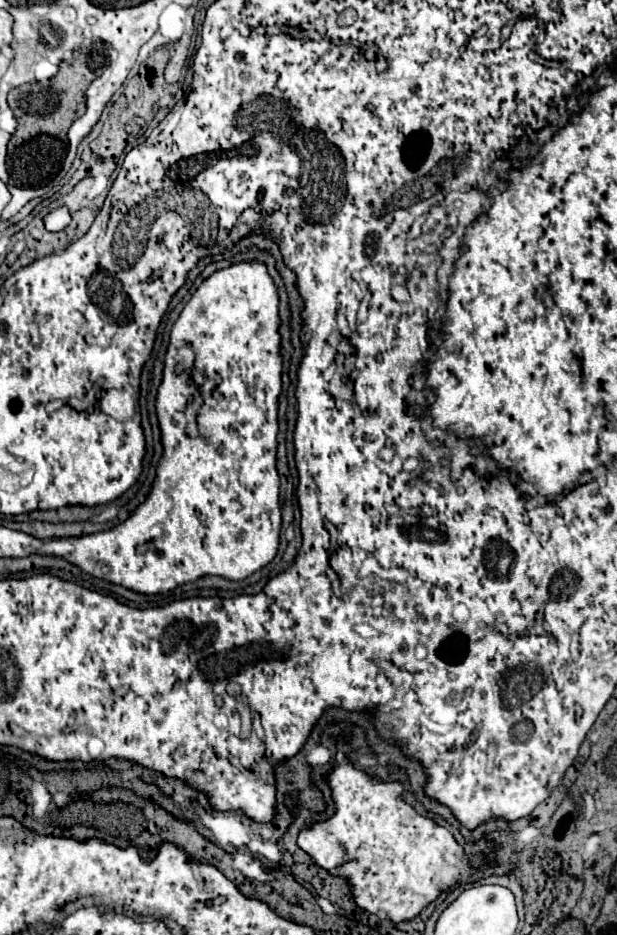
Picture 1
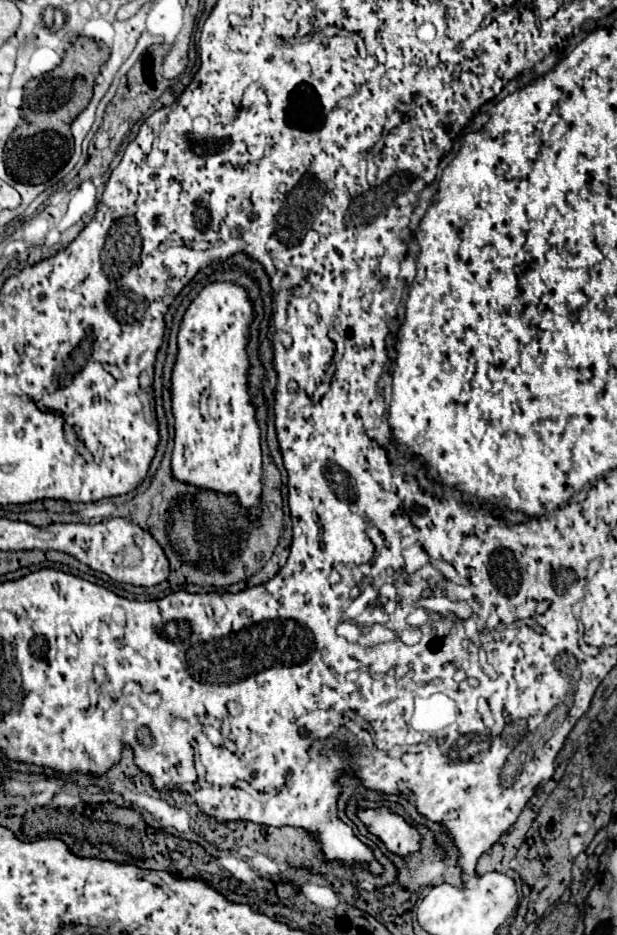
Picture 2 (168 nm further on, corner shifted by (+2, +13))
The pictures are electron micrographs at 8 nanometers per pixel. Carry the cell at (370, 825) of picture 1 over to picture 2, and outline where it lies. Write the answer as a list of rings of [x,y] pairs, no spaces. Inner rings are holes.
[[[388,806],[358,808],[356,814],[360,822],[364,822],[368,832],[380,838],[392,854],[406,858],[422,848],[422,836],[418,828],[406,822],[400,814],[392,812]]]

